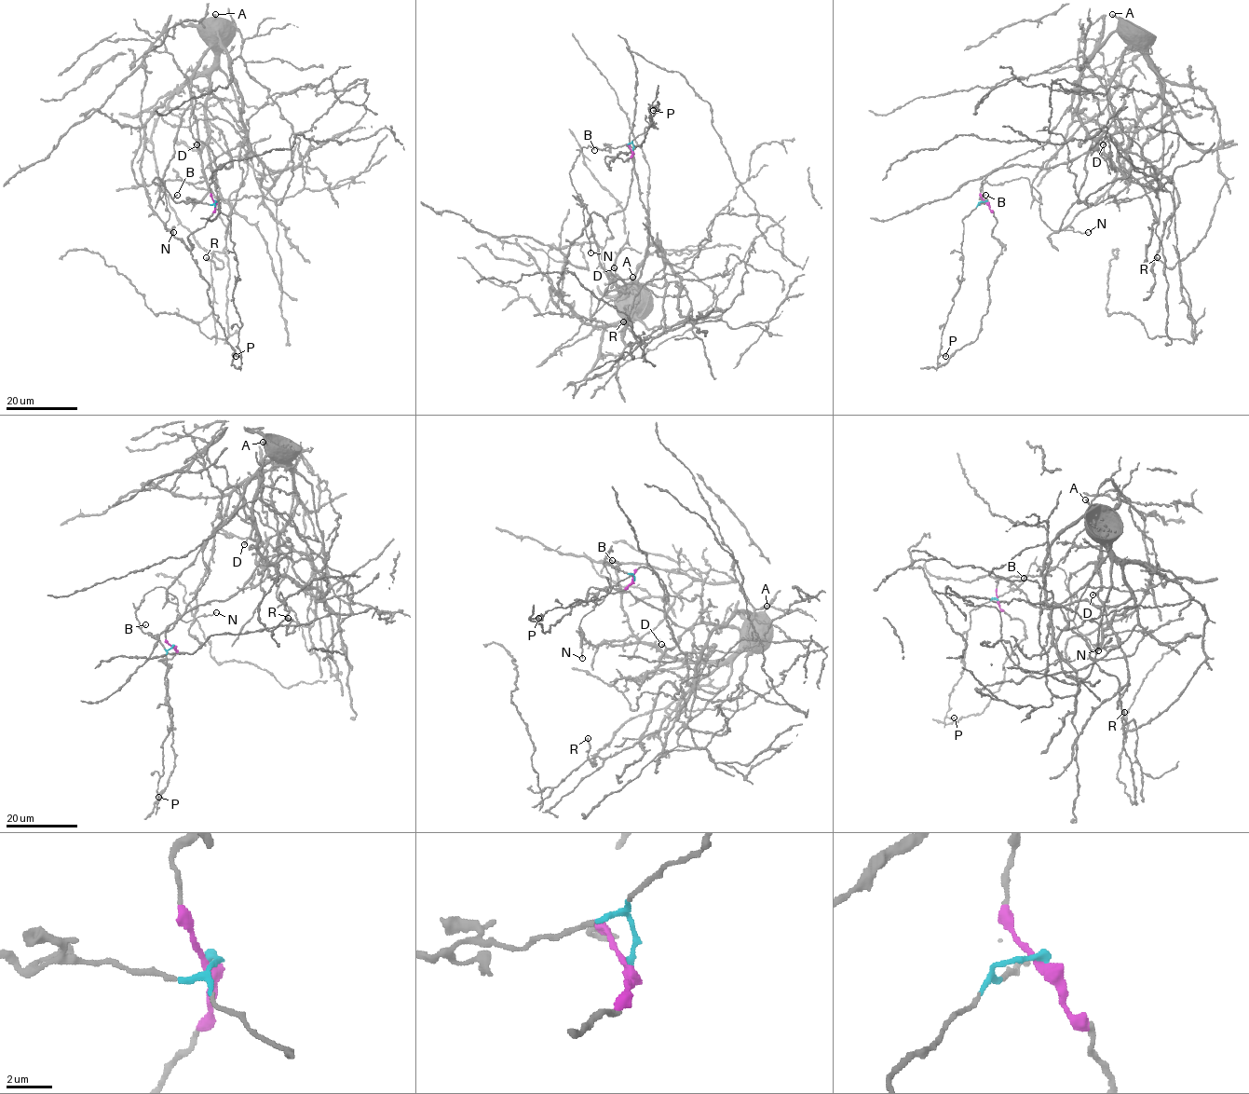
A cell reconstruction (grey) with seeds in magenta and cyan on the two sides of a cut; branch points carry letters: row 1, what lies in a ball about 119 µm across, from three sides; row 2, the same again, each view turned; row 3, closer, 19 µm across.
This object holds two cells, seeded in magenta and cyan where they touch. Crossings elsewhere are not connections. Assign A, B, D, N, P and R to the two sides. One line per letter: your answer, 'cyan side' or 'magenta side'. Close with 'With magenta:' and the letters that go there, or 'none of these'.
A: magenta side
B: cyan side
D: magenta side
N: cyan side
P: cyan side
R: magenta side
With magenta: A, D, R

